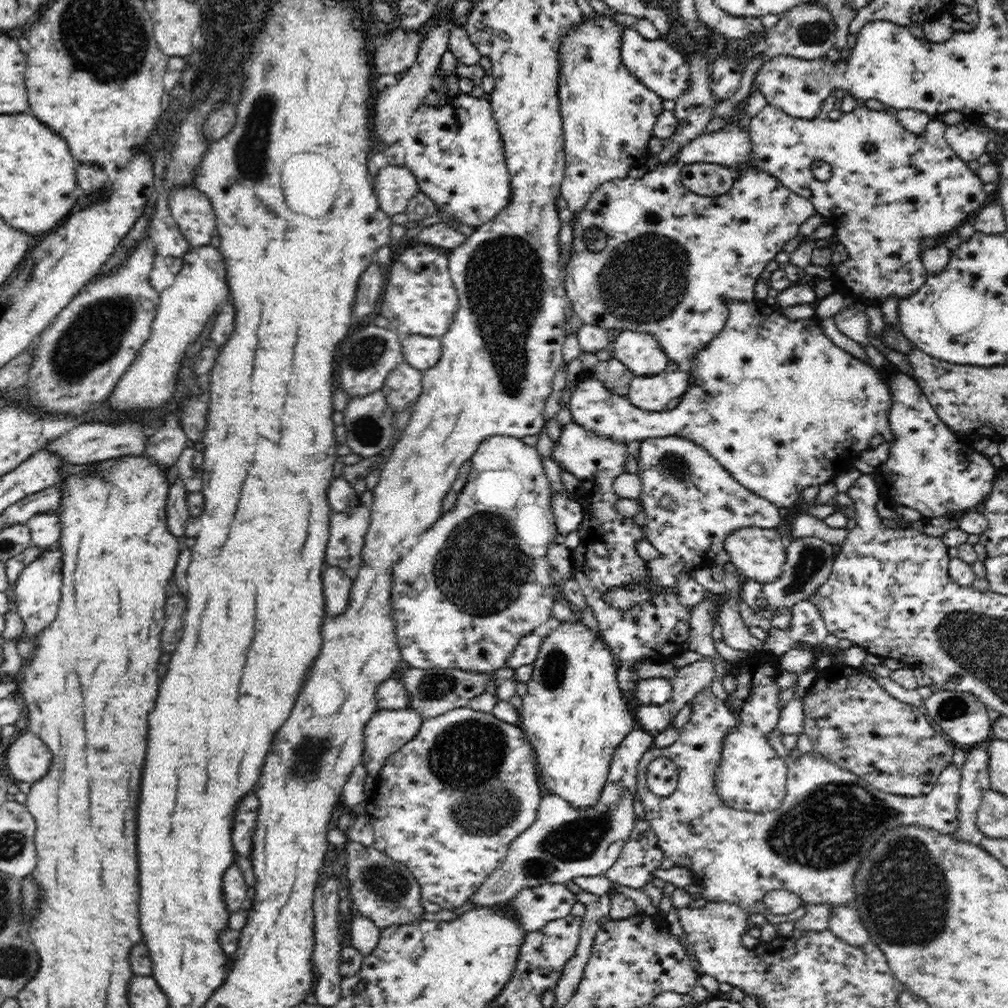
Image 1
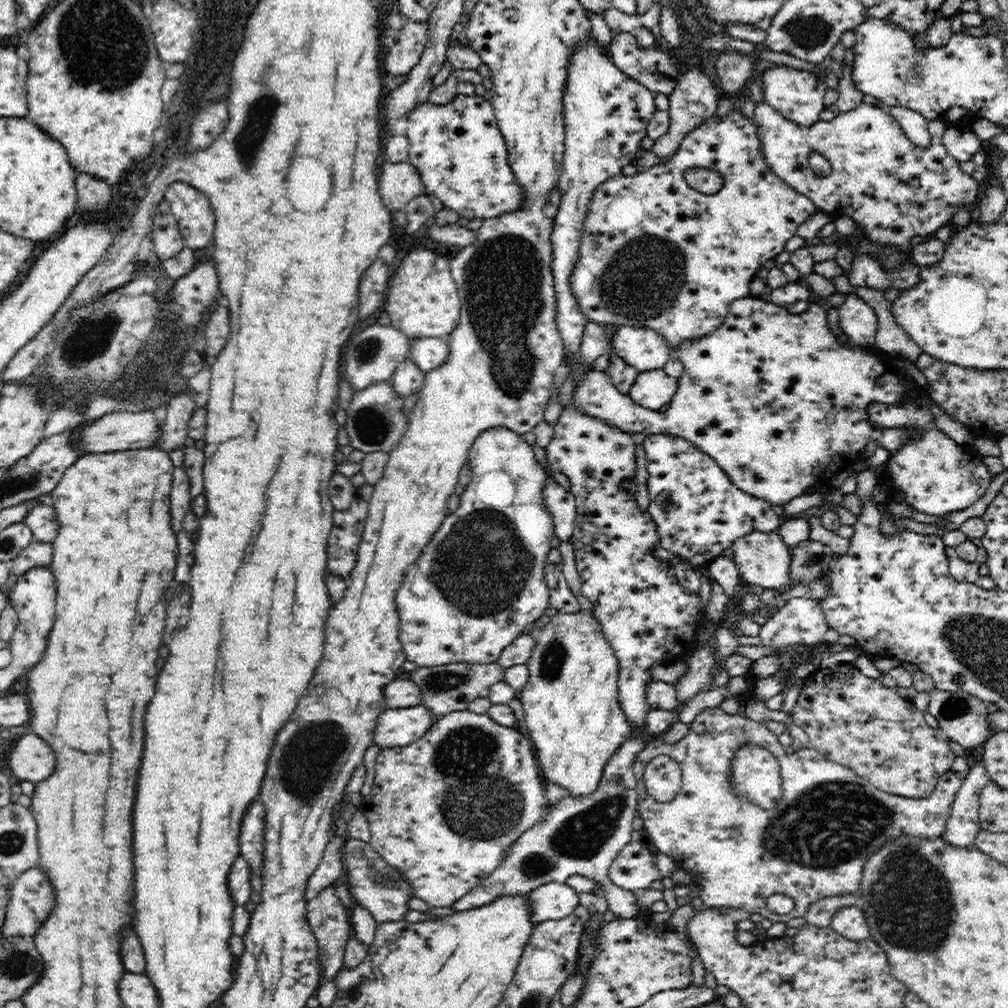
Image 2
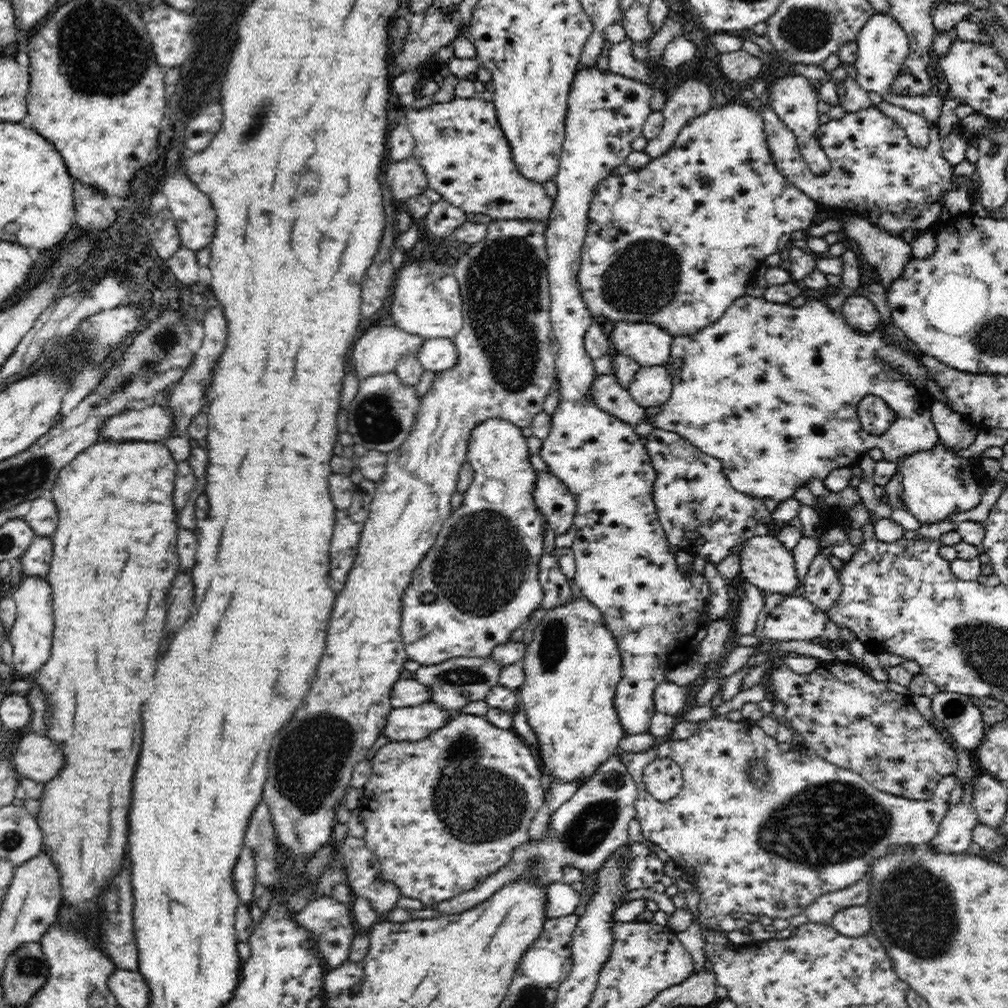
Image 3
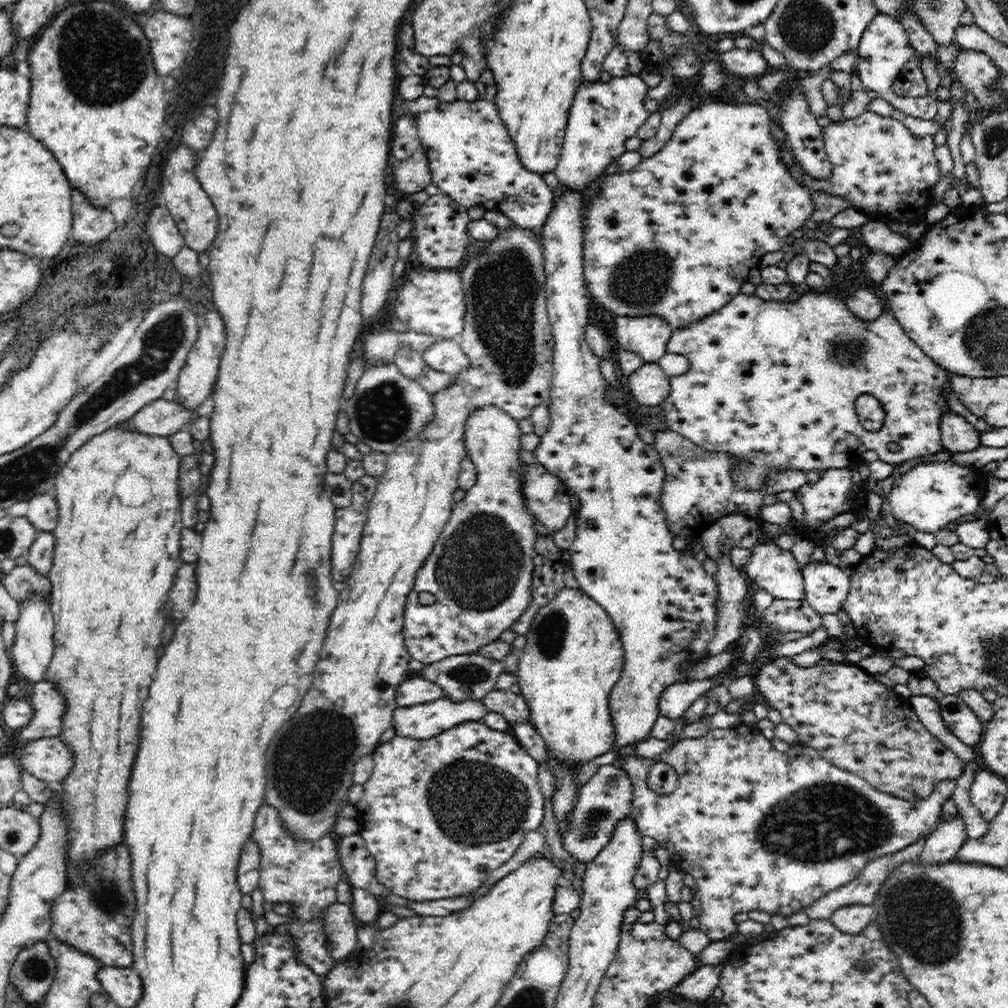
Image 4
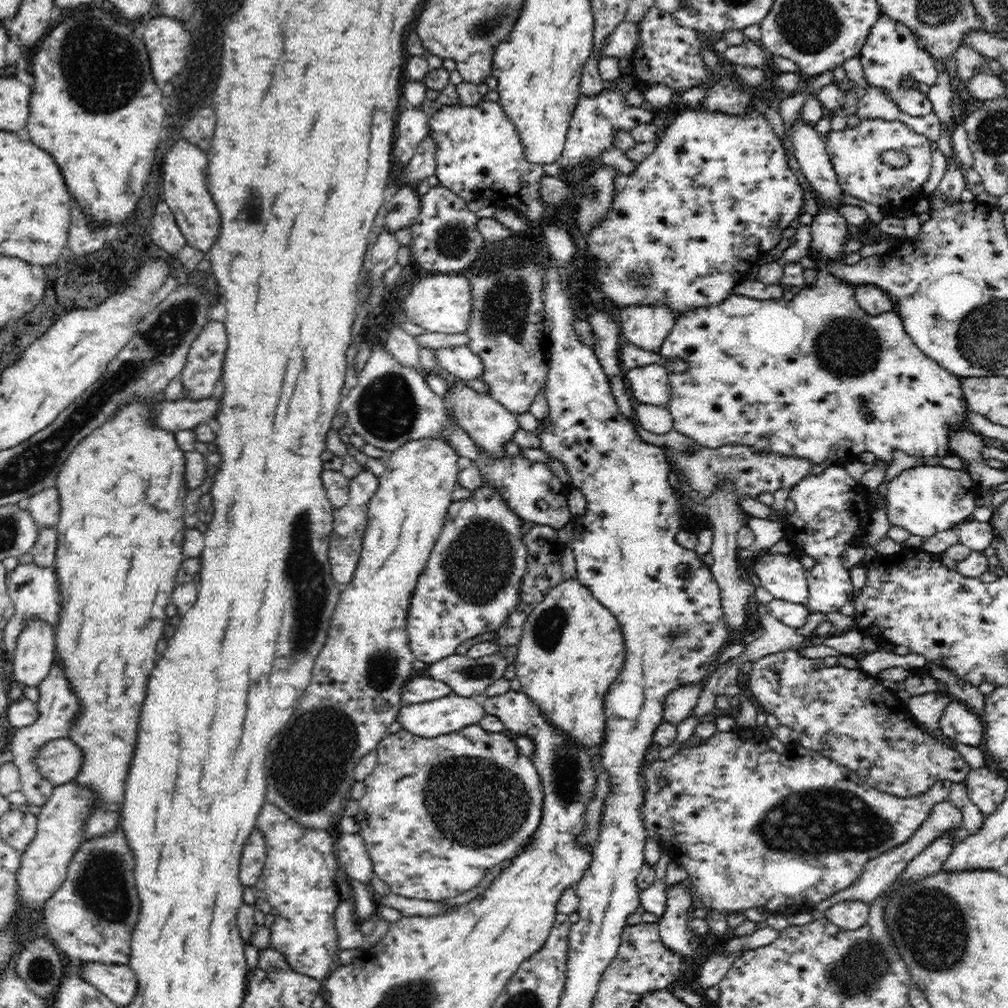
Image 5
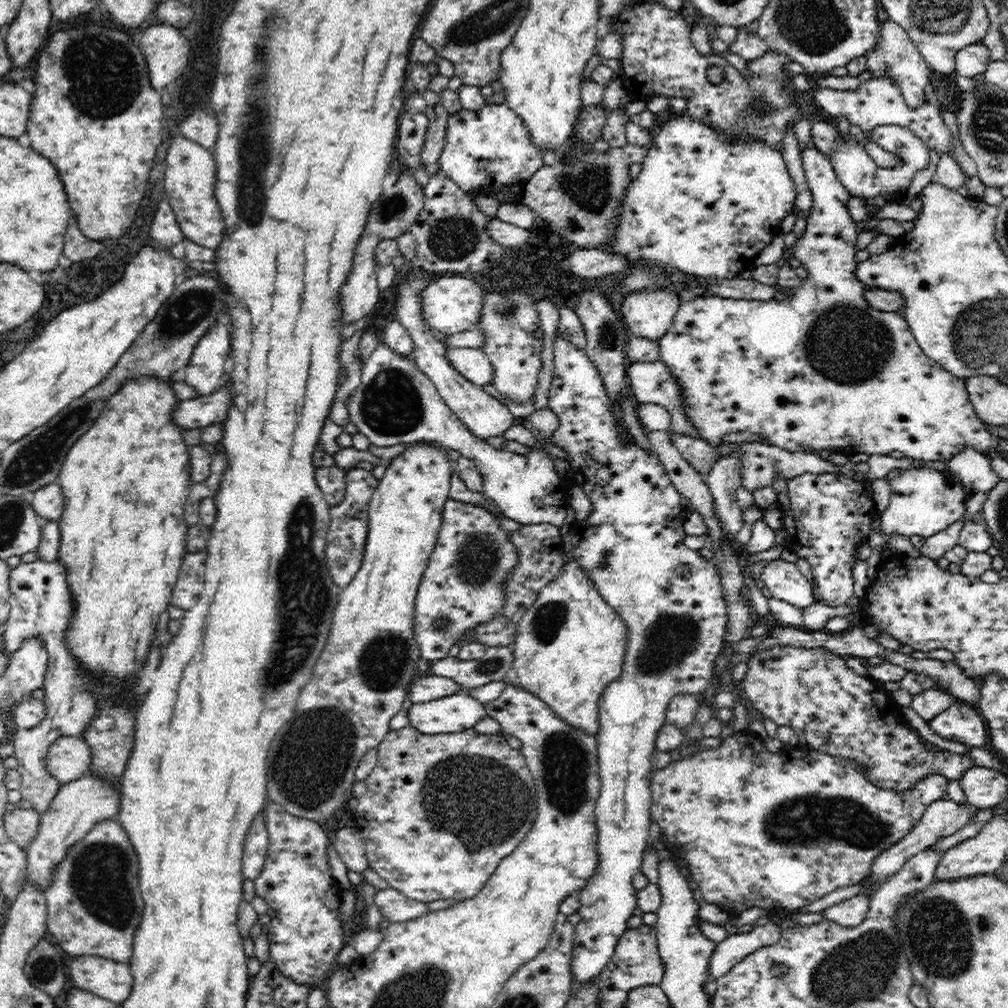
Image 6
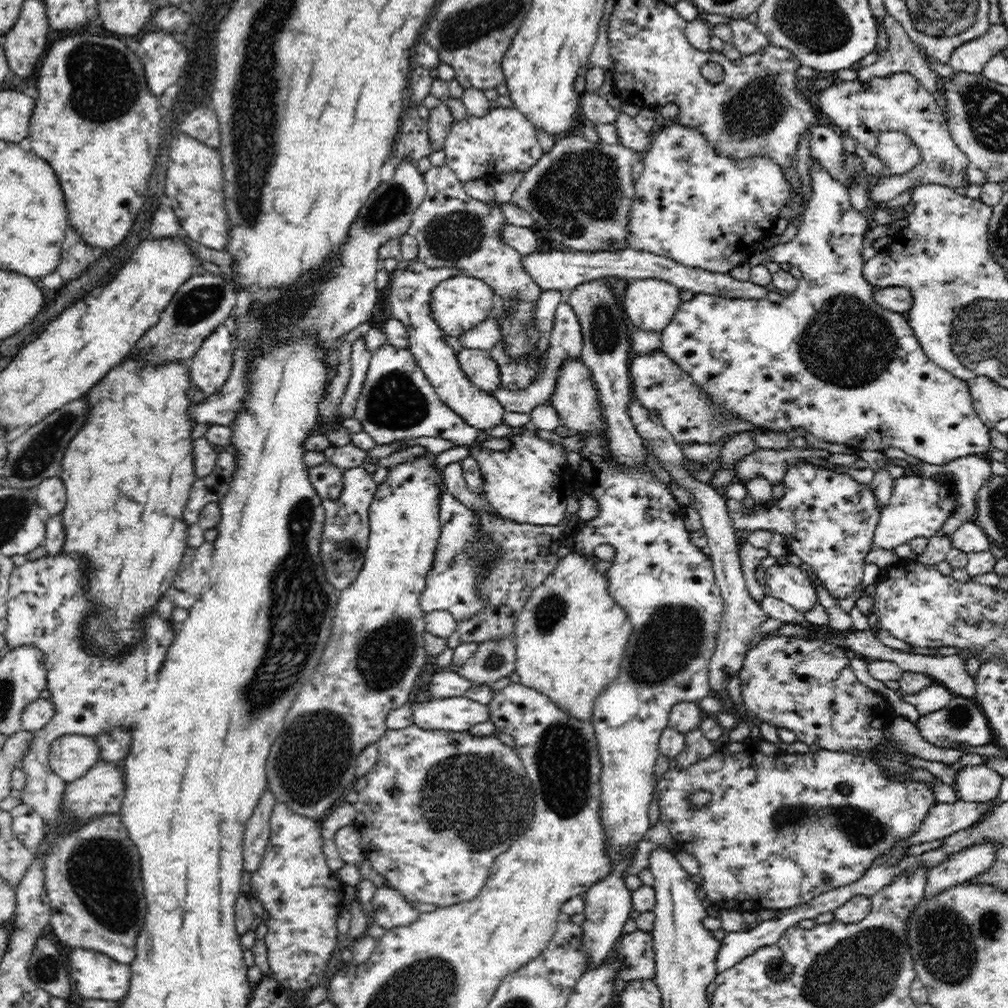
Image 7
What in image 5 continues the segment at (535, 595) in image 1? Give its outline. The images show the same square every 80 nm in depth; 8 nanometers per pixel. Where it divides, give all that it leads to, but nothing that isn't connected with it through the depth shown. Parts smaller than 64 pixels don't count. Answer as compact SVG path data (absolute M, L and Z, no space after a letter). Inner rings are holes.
M454 386L445 396L445 402L453 408L455 416L458 418L459 428L464 429L468 433L468 438L472 439L472 443L478 447L478 451L482 453L482 457L490 459L503 459L506 455L506 445L513 441L514 434L520 429L517 416L504 408L494 398L478 393L468 386ZM482 474L482 484L472 491L472 496L453 501L428 562L418 576L408 606L405 632L409 637L410 651L416 660L427 665L457 654L459 646L469 640L498 632L519 605L519 588L527 573L529 553L523 539L527 533L523 527L525 520L508 506L507 500L498 492Z

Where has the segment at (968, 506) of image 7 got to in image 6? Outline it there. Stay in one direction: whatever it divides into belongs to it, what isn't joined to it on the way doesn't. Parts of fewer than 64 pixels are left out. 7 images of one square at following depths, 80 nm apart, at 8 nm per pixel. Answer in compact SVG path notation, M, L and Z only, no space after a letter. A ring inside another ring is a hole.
M964 446L948 463L947 472L963 480L965 490L972 496L977 491L989 492L1002 478L990 467L989 454Z

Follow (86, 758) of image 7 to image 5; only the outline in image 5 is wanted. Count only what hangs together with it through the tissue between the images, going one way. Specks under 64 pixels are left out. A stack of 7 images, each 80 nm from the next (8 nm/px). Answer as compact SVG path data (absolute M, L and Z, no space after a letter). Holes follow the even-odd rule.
M68 737L44 742L36 754L37 772L55 786L70 783L84 763L82 751Z

